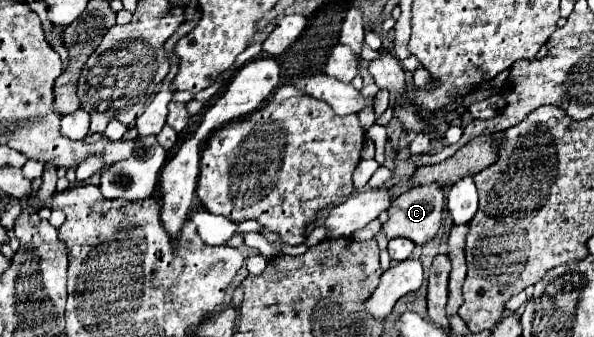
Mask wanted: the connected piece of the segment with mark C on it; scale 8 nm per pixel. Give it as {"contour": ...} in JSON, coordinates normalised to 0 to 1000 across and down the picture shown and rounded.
{"contour":[[[707,549],[694,555],[690,567],[670,579],[657,620],[653,620],[653,656],[643,668],[643,691],[650,709],[667,709],[667,703],[684,703],[697,715],[700,727],[717,721],[734,697],[744,662],[744,620],[747,620],[747,567],[741,549]]]}

